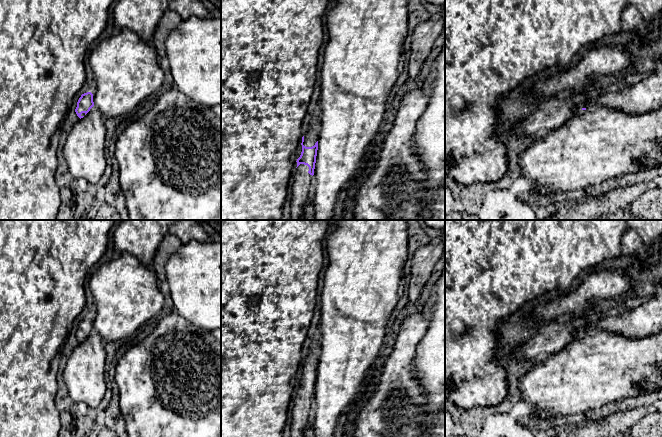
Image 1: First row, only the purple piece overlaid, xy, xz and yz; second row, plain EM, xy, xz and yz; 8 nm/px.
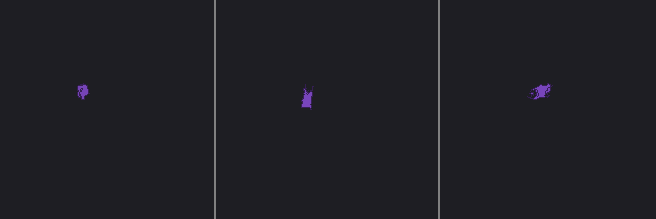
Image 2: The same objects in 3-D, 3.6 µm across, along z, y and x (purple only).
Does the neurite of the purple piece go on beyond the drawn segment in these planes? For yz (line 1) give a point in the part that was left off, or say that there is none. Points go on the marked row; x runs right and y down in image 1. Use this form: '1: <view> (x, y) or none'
1: none

